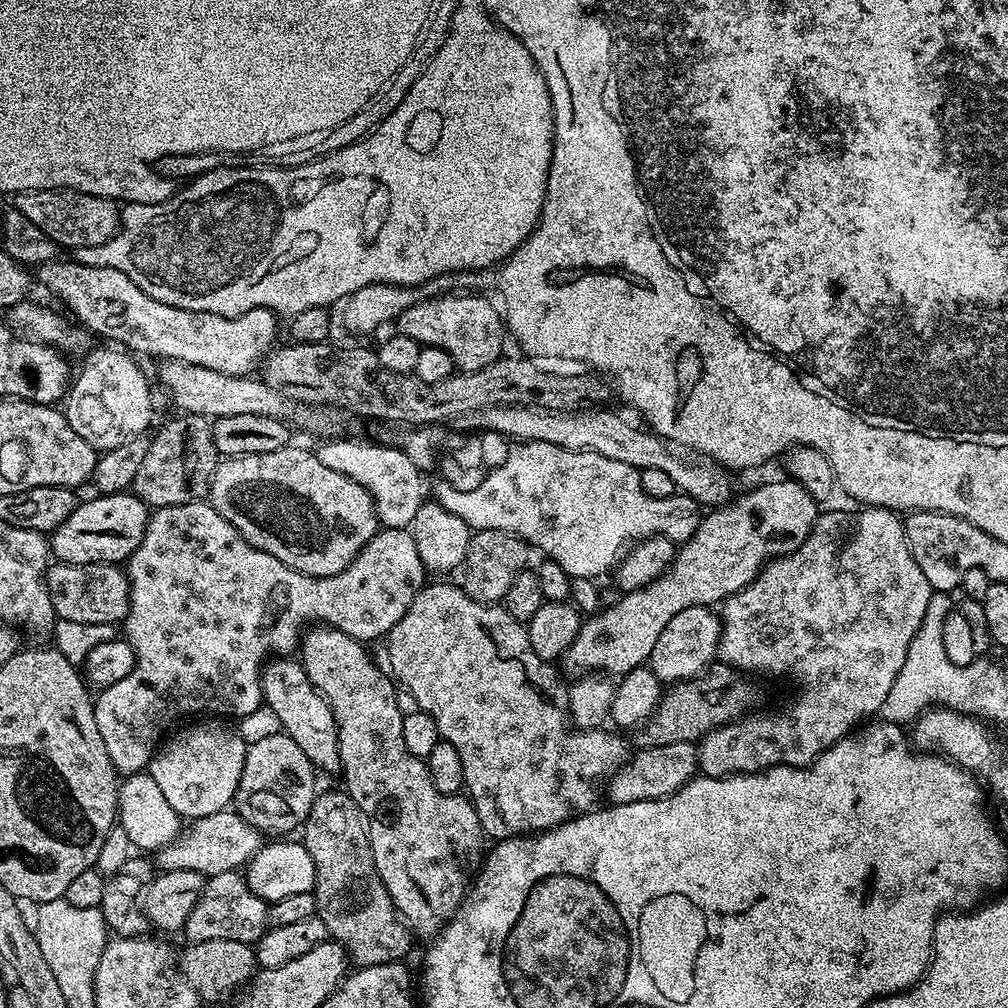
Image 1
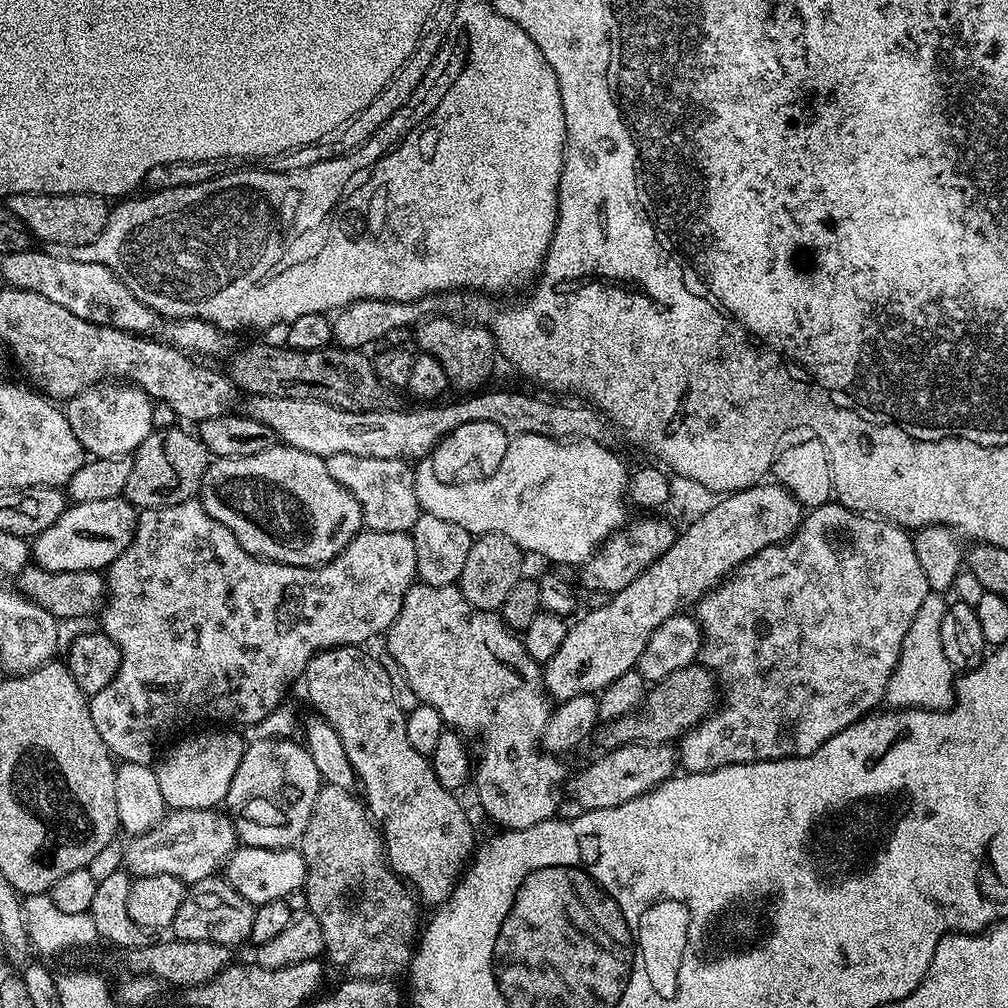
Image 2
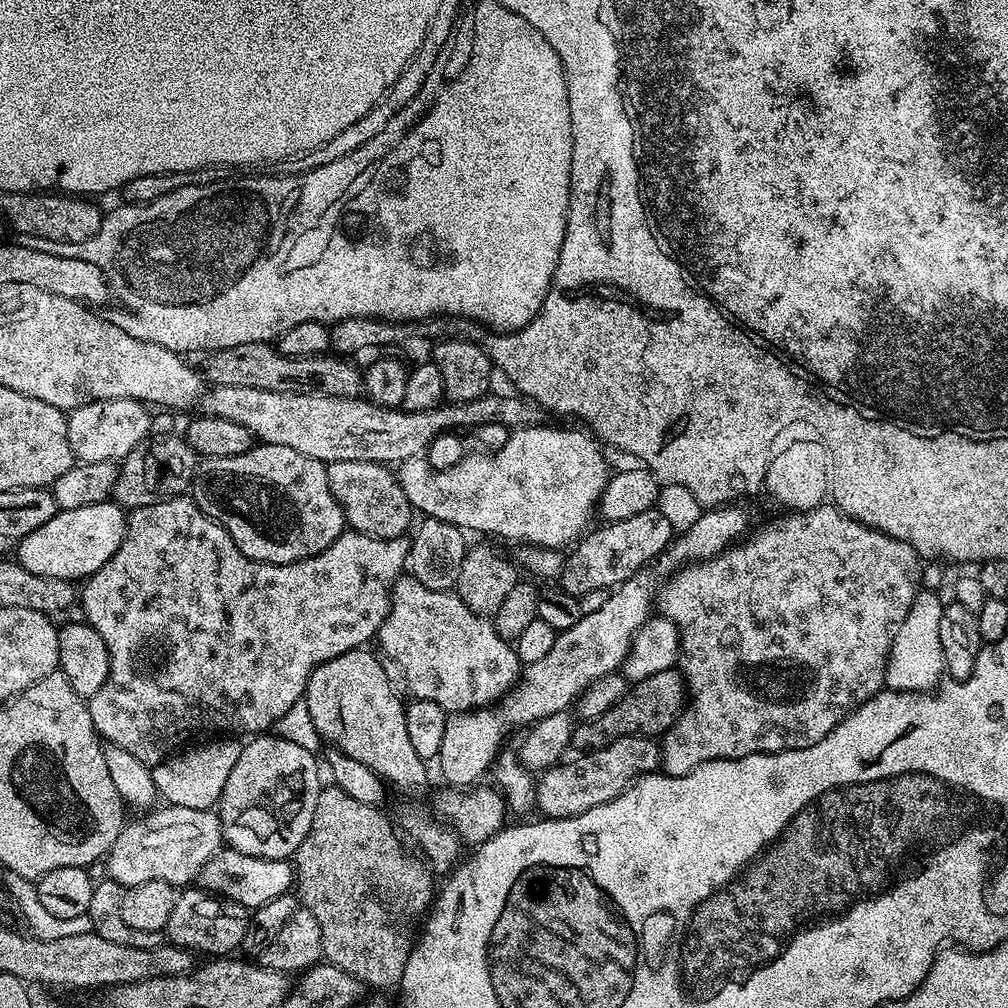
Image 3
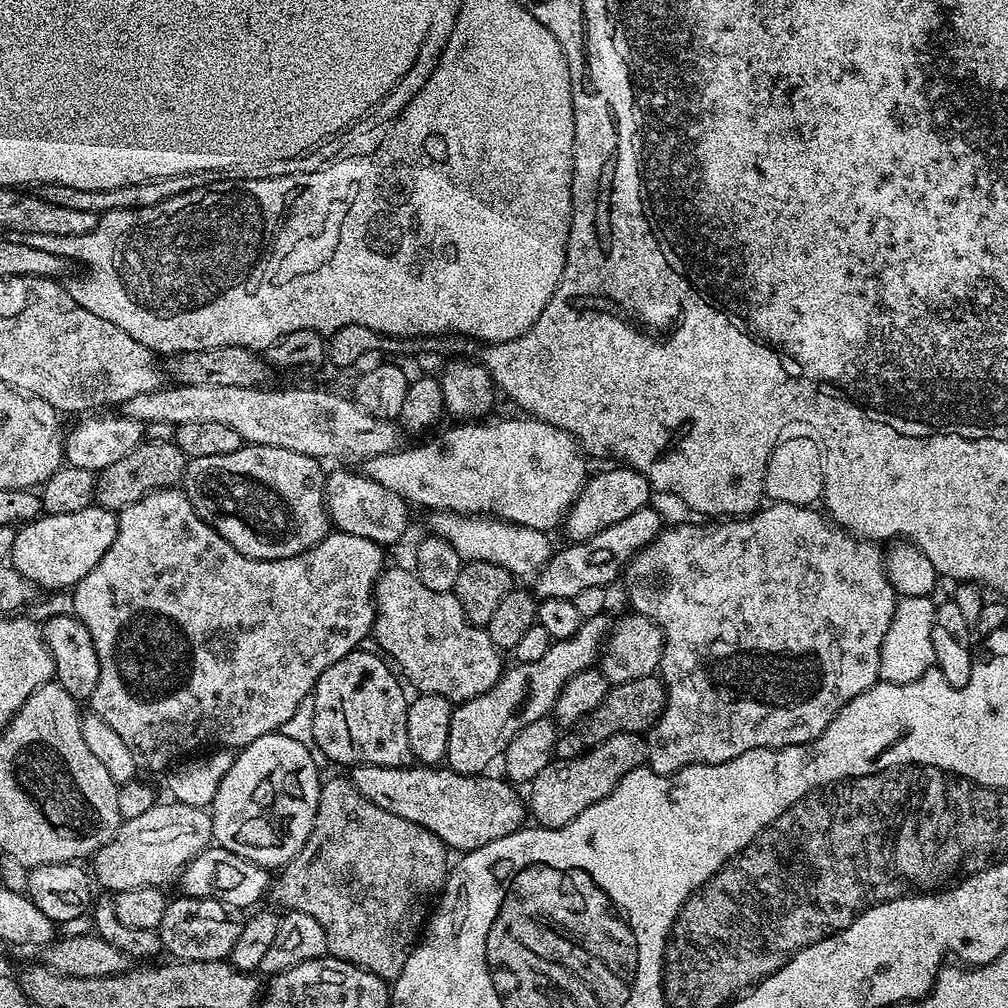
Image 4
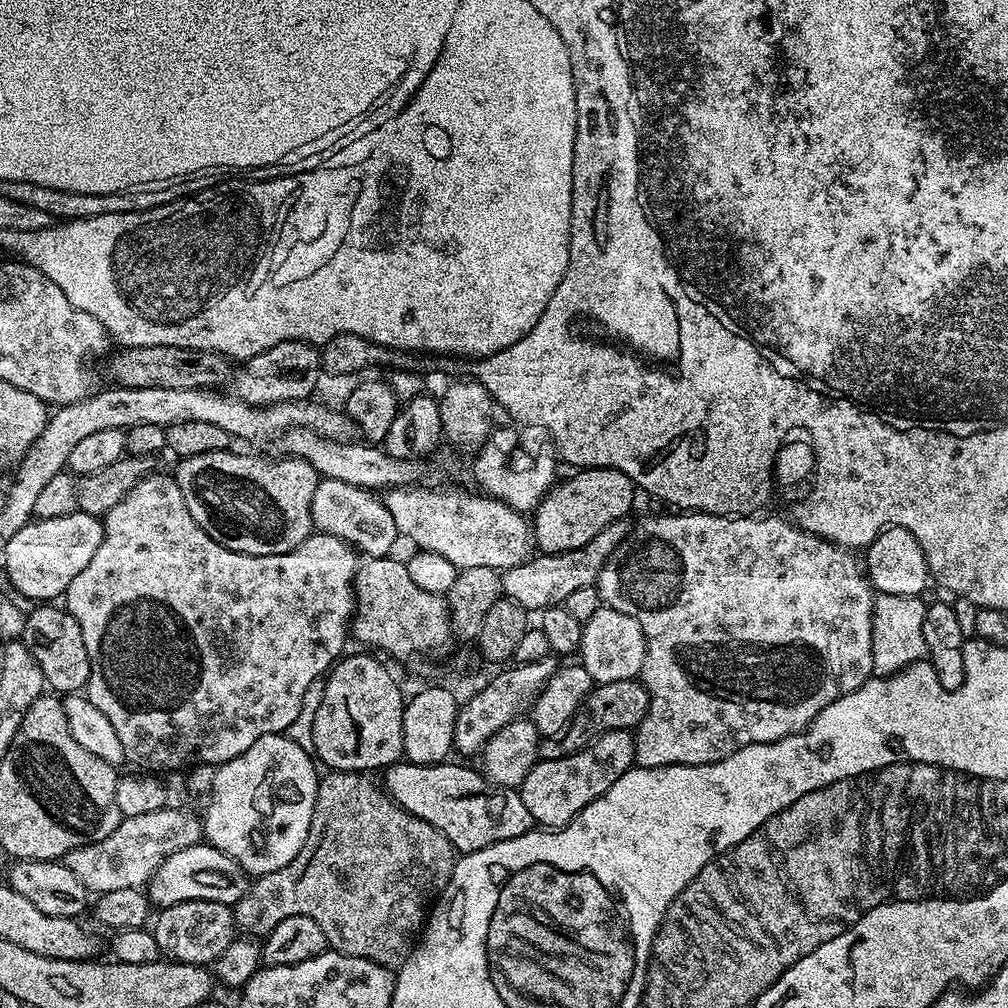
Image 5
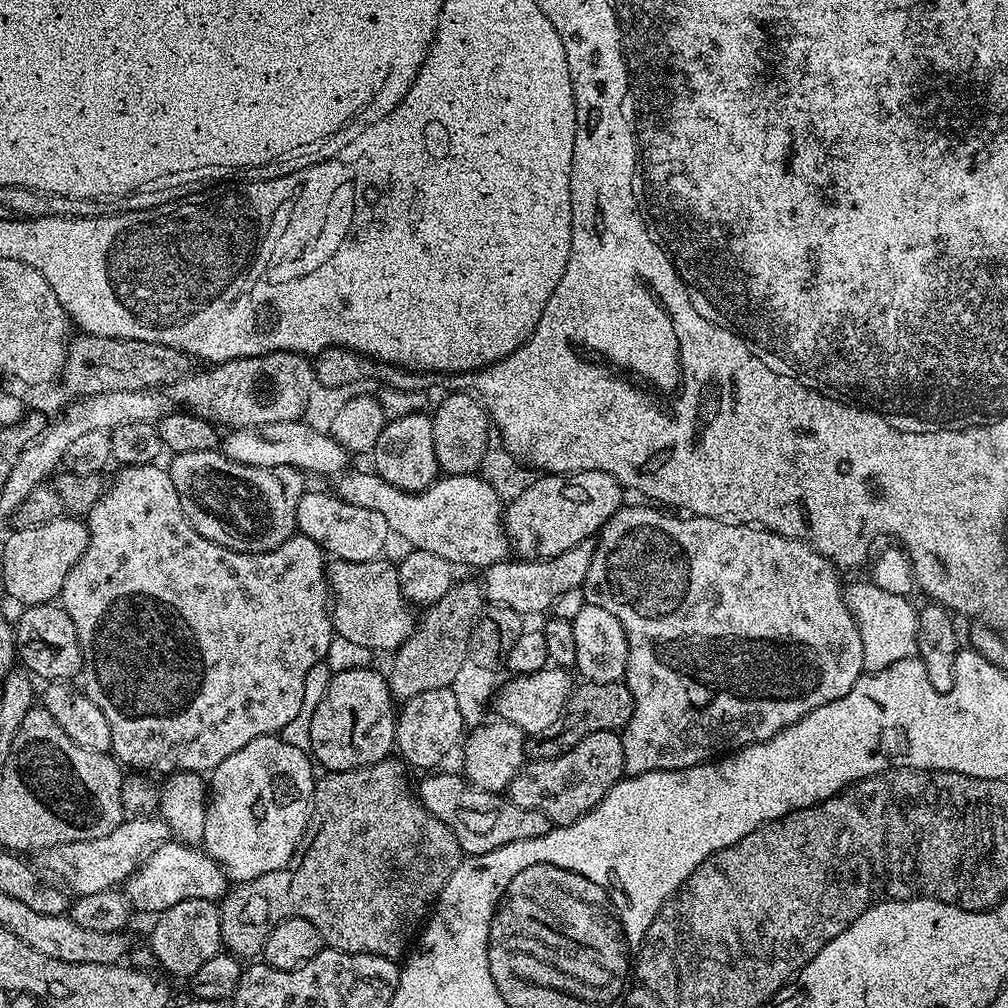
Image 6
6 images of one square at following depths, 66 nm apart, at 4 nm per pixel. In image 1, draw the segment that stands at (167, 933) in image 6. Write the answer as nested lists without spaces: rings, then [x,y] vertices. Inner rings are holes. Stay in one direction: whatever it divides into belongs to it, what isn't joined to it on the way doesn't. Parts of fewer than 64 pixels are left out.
[[[239,871],[223,872],[205,879],[202,894],[194,910],[190,910],[190,918],[186,918],[182,932],[183,935],[188,935],[187,939],[193,944],[210,942],[213,938],[226,938],[227,941],[252,946],[270,927],[268,906],[269,901],[258,898],[258,894],[250,890],[247,880]]]

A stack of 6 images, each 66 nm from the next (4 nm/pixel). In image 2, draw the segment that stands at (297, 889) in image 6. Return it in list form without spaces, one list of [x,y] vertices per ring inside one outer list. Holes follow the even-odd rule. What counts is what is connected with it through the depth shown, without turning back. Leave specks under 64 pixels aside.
[[[324,784],[316,796],[310,822],[306,822],[306,830],[298,841],[298,850],[306,862],[302,891],[308,899],[308,911],[322,922],[326,956],[342,971],[348,972],[344,974],[357,980],[396,978],[403,968],[405,971],[412,963],[422,928],[421,905],[411,887],[388,865],[381,829],[372,825],[373,817],[367,807],[354,797],[352,792],[338,790],[338,786],[329,784]]]

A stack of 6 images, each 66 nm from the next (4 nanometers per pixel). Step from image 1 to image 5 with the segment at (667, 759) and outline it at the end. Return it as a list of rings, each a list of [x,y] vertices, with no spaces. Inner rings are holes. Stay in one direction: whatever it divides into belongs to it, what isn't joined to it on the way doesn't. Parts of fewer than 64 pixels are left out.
[[[631,731],[604,732],[587,746],[579,748],[574,754],[553,760],[537,759],[530,774],[526,774],[526,778],[520,783],[518,791],[522,802],[526,802],[526,810],[530,810],[533,821],[541,829],[565,828],[579,812],[586,810],[586,806],[590,806],[590,802],[602,798],[602,794],[606,794],[606,790],[610,790],[610,786],[614,786],[614,782],[618,782],[618,778],[622,778],[622,774],[626,774],[626,770],[633,767],[635,758],[636,738]]]

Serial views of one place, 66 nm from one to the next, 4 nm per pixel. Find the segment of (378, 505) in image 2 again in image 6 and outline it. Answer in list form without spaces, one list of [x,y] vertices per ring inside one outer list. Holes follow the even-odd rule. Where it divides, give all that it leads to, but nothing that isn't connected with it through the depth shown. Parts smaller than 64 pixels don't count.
[[[305,490],[298,502],[296,527],[299,535],[314,538],[329,557],[346,562],[366,562],[375,560],[388,544],[390,531],[388,524],[378,510],[368,510],[365,506],[351,505],[339,495],[331,492]]]

